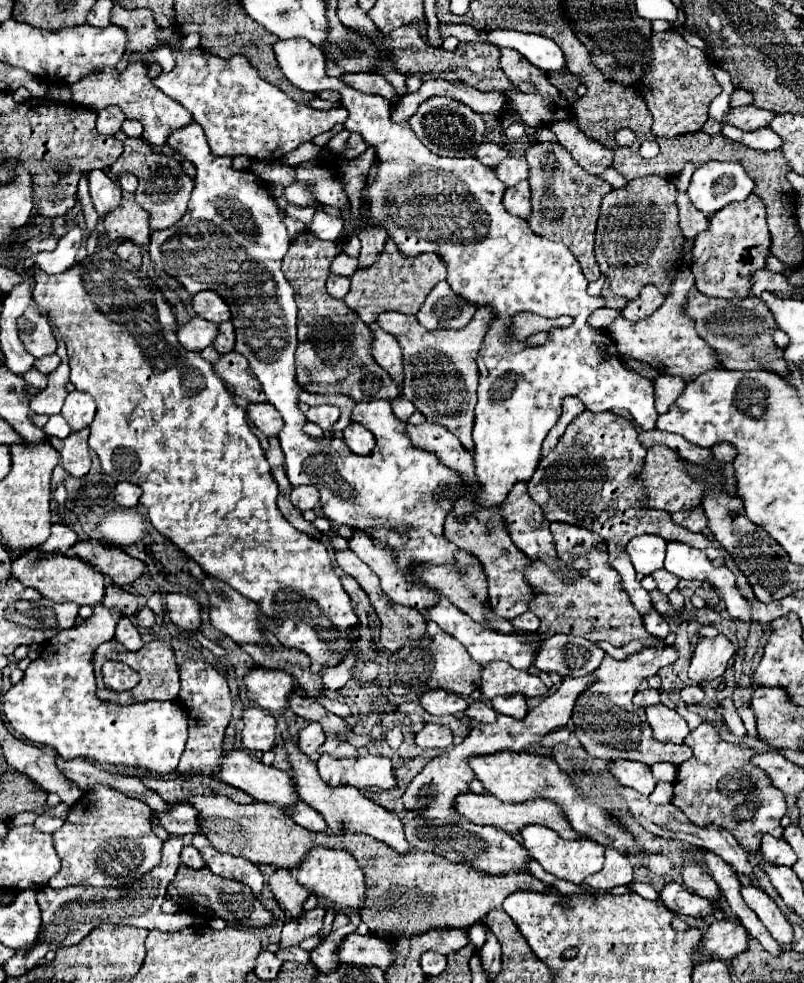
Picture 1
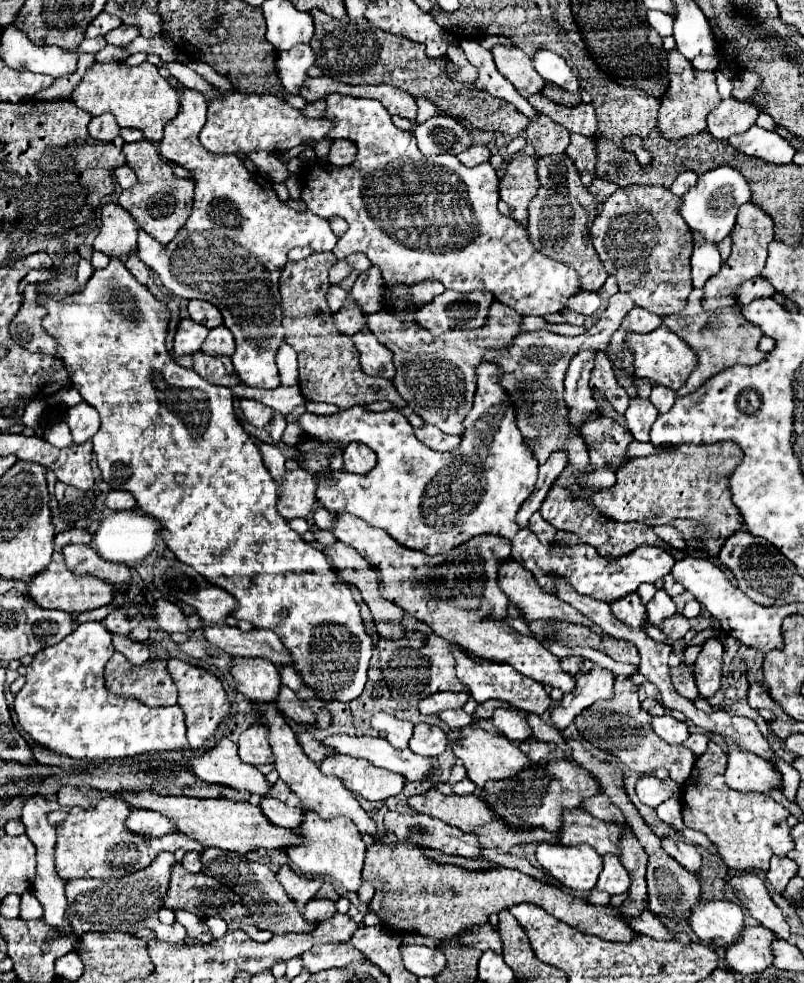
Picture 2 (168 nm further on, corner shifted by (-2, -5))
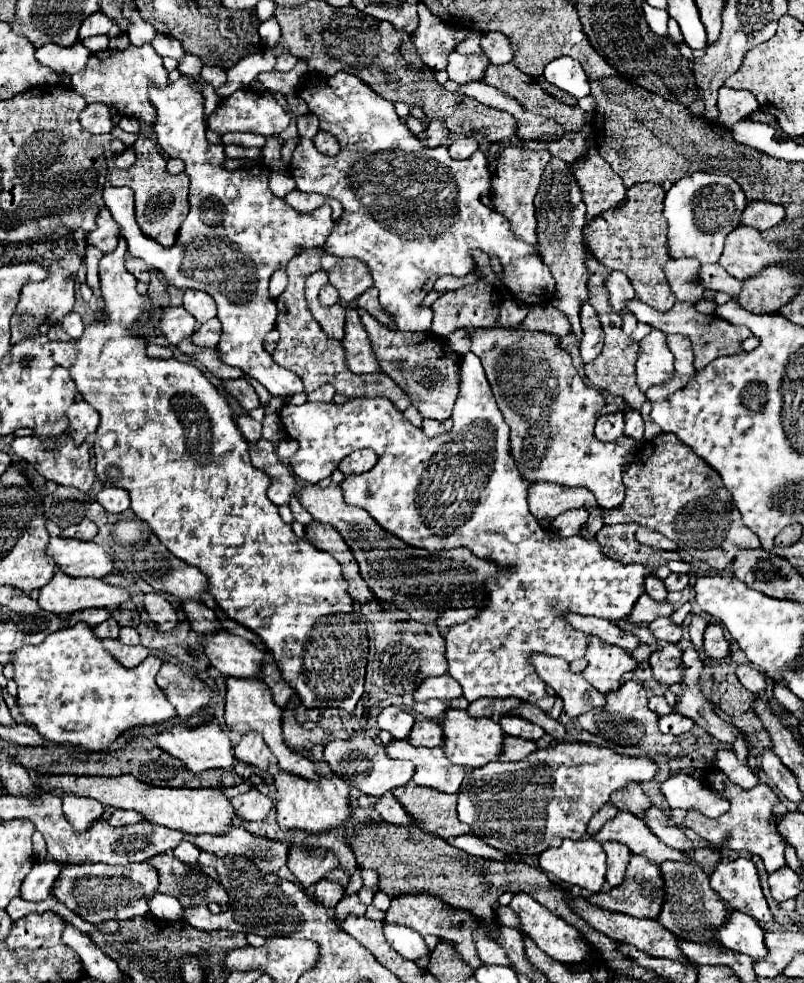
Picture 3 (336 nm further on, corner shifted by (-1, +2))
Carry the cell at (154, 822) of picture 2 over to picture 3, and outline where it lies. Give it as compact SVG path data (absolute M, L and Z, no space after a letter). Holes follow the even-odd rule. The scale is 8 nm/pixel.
M113 810L109 824L111 826L127 826L127 824L137 824L137 822L145 822L145 818L141 818L141 814L137 814L135 810Z

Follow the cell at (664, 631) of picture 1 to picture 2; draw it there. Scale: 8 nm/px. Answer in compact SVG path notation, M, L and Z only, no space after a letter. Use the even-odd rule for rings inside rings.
M656 591L656 595L652 597L652 601L646 605L648 609L648 621L654 627L660 627L660 623L668 617L672 617L676 613L676 605L674 601L664 593L664 591Z

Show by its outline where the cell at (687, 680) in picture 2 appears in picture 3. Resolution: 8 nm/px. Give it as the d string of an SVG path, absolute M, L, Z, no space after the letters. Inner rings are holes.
M665 644L651 654L649 664L653 668L653 676L657 682L663 682L663 684L681 682L681 674L683 674L681 654L683 652L675 644Z

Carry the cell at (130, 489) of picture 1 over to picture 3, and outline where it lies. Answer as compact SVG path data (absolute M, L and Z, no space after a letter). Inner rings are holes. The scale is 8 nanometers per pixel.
M103 488L97 494L97 502L111 514L121 514L129 508L129 494L123 488Z

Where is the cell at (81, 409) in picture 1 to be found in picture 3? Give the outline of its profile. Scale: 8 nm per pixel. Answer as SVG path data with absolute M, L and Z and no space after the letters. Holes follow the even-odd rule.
M75 402L67 410L67 418L69 418L69 430L67 430L67 434L77 444L85 442L87 438L91 438L91 434L95 434L97 426L99 426L99 414L97 414L97 410L93 410L93 406L89 406L87 402Z

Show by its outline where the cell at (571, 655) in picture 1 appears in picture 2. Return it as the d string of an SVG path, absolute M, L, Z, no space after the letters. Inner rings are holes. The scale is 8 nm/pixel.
M566 657L562 659L562 669L570 675L578 675L578 673L588 673L590 671L592 661L584 659L584 657Z

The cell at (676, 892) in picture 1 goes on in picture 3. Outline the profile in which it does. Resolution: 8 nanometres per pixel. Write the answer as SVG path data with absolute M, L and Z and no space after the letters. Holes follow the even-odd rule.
M731 910L727 920L715 928L715 938L725 948L743 952L751 958L763 958L767 954L763 944L763 928L757 920L737 910Z

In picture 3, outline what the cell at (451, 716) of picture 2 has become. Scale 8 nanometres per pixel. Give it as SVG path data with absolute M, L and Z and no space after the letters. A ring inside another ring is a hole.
M427 700L427 702L413 702L413 708L423 714L425 718L431 718L431 720L441 720L443 714L449 710L449 706L441 700Z

